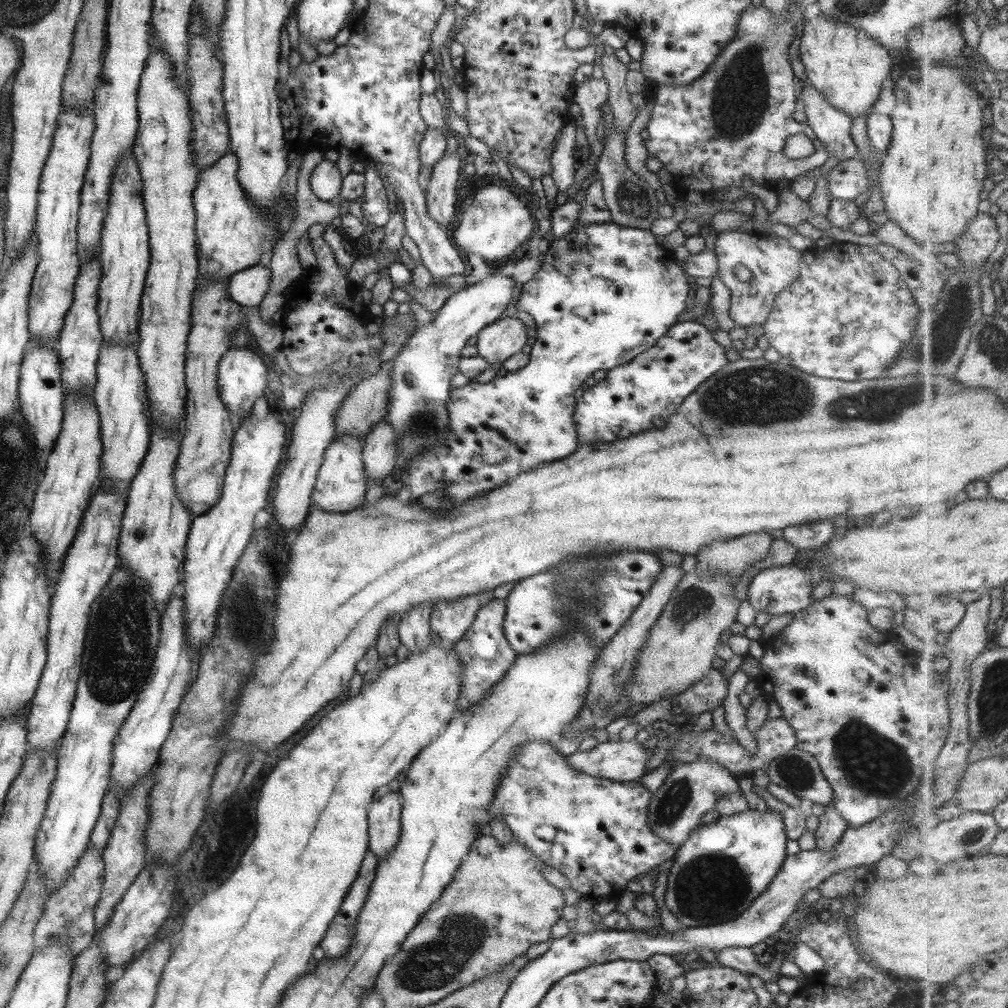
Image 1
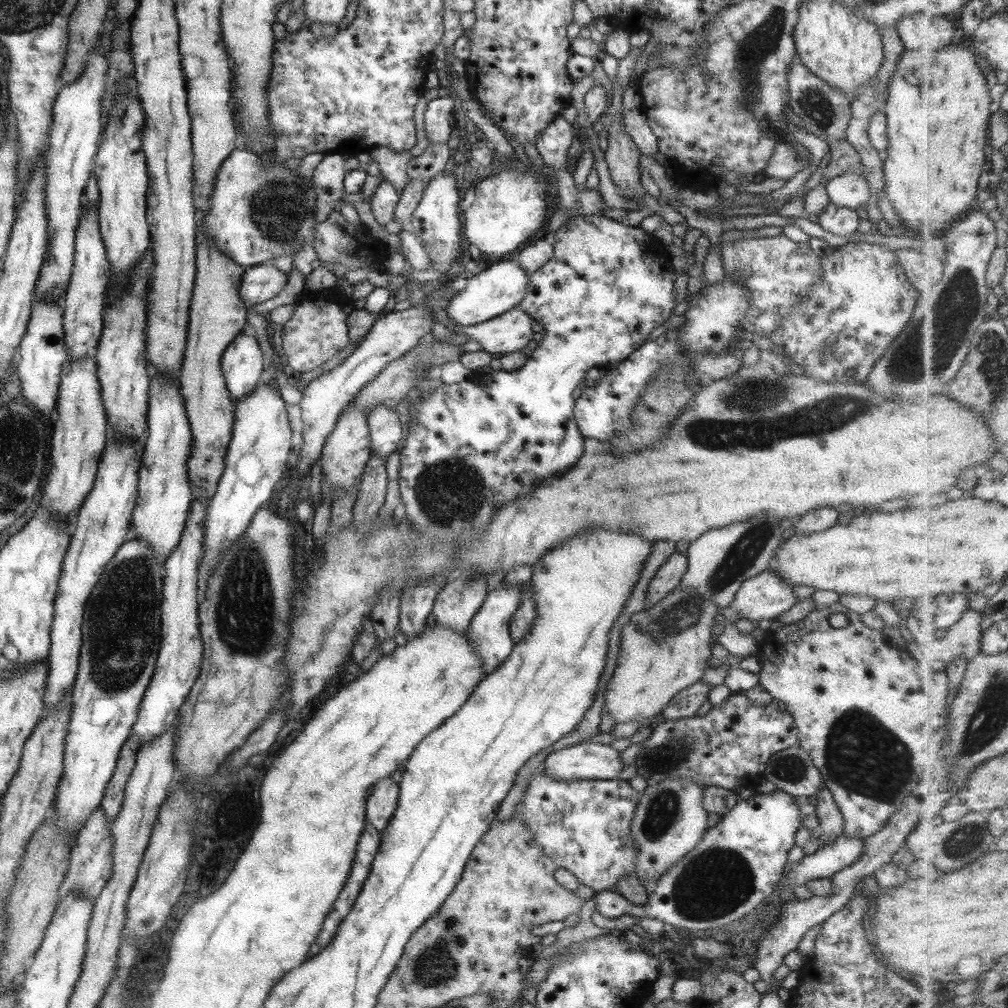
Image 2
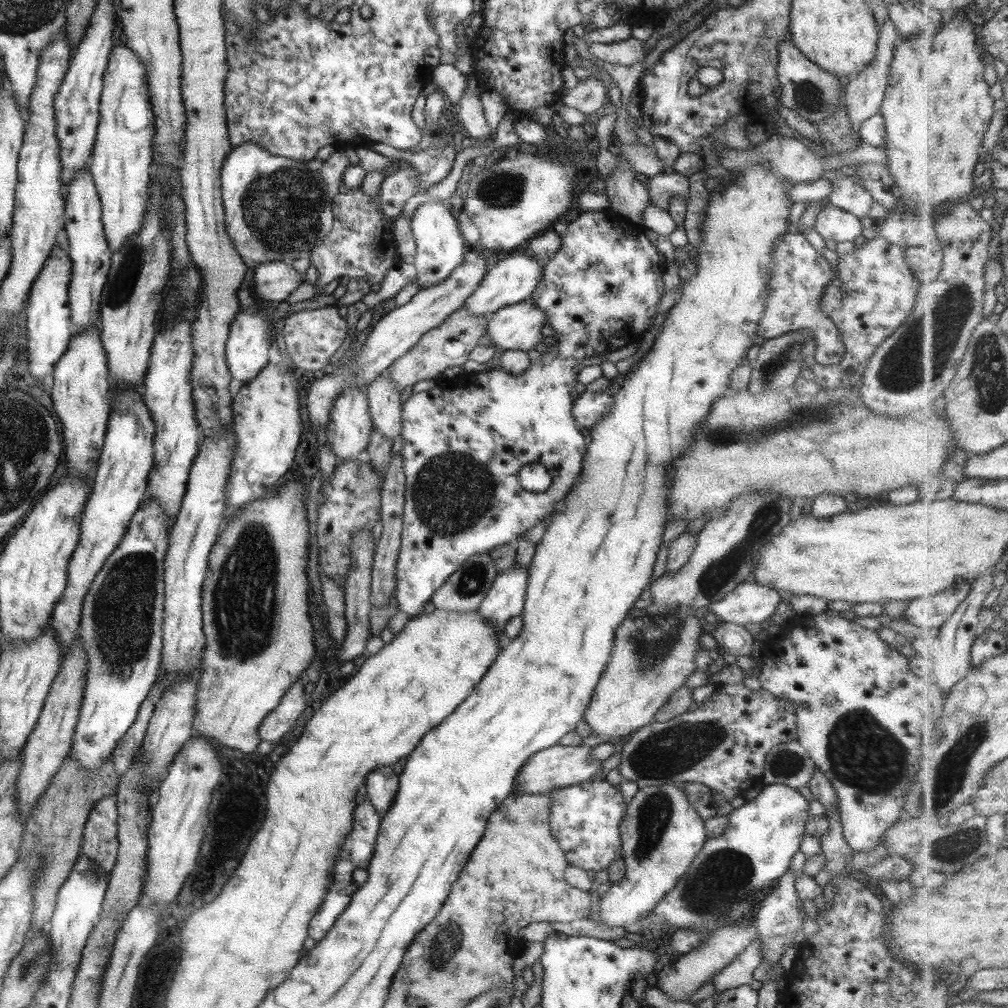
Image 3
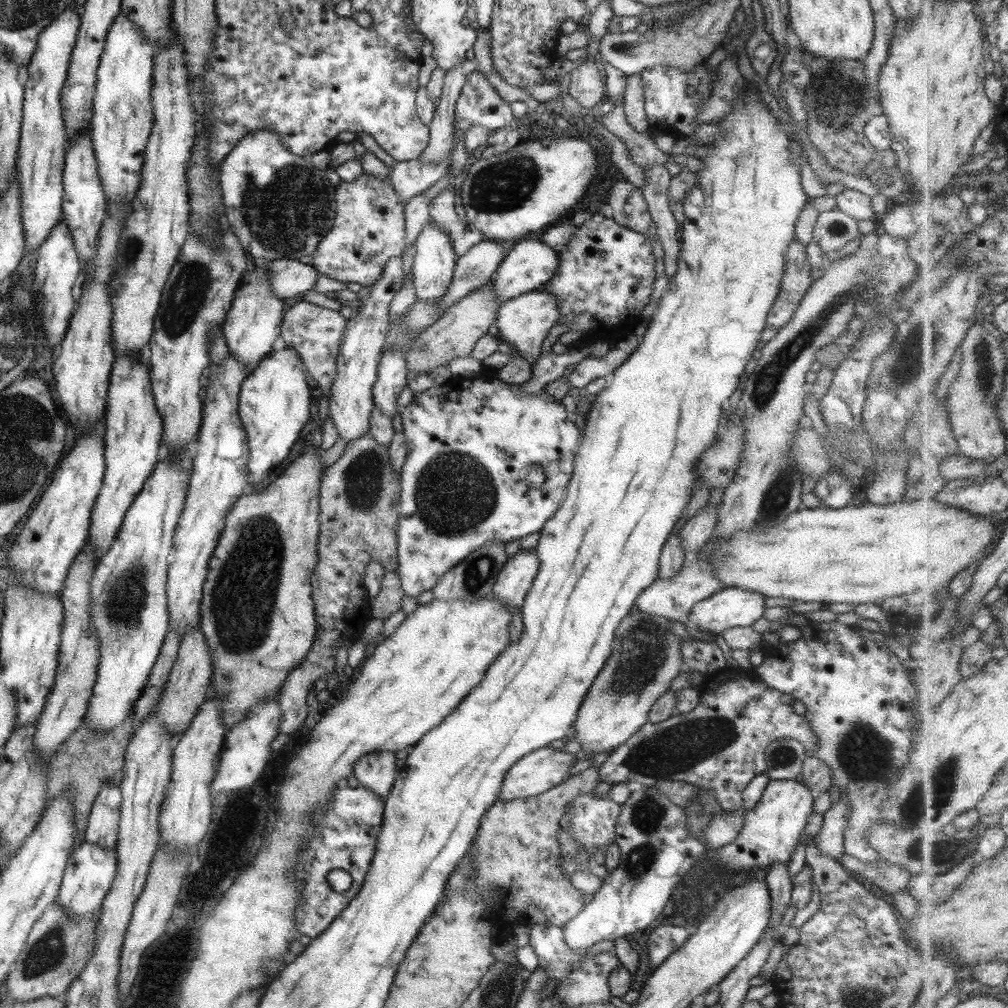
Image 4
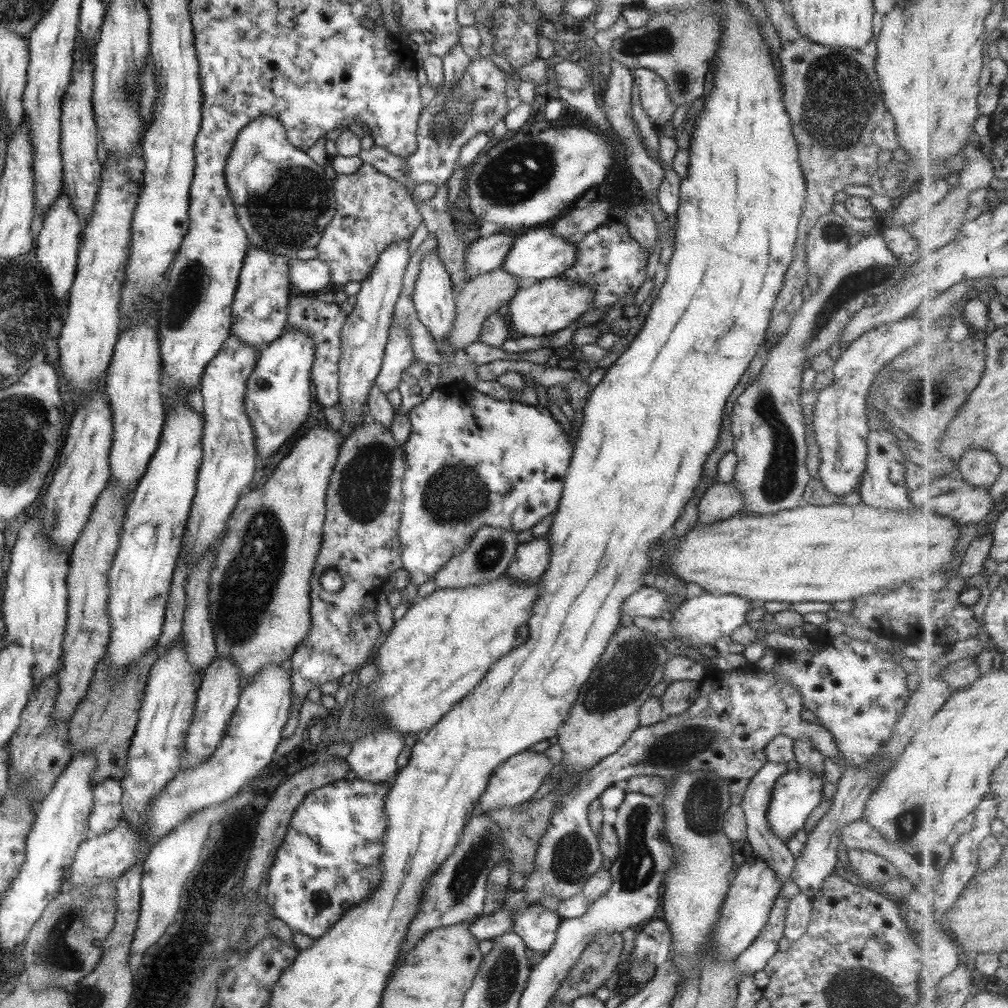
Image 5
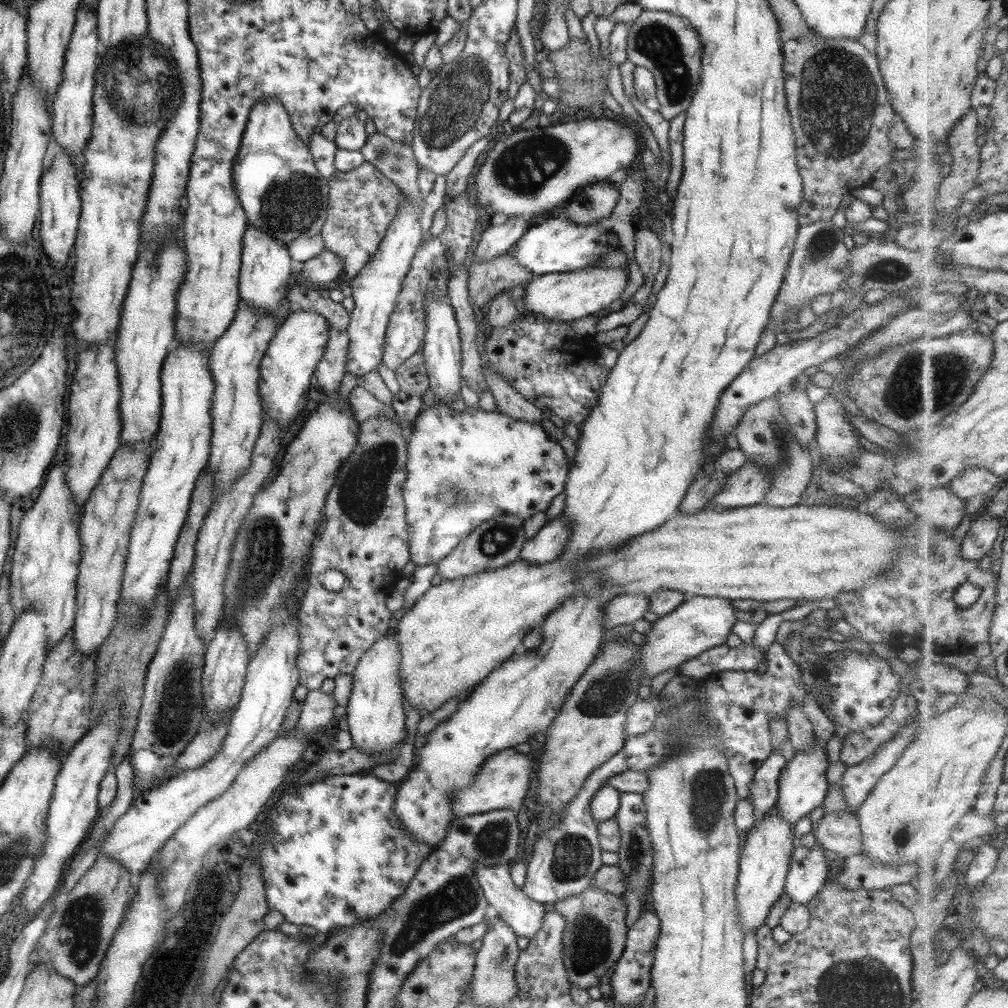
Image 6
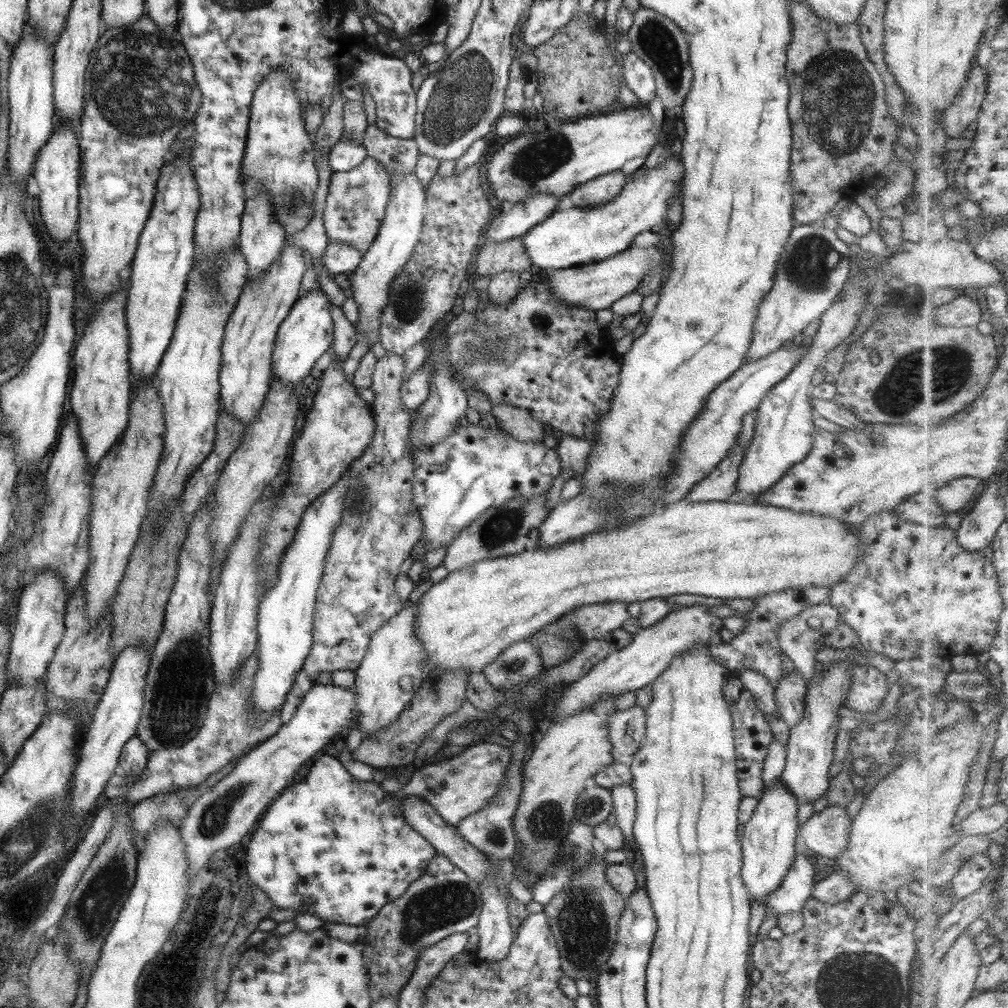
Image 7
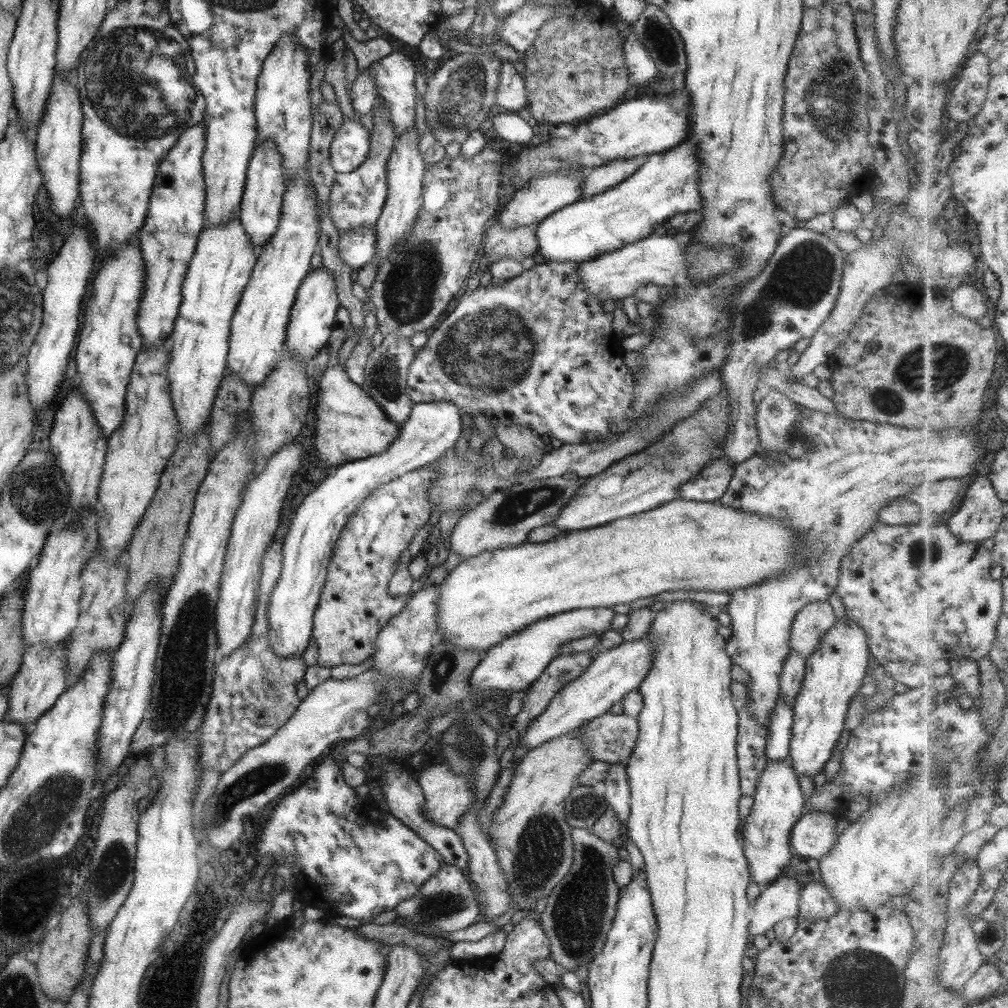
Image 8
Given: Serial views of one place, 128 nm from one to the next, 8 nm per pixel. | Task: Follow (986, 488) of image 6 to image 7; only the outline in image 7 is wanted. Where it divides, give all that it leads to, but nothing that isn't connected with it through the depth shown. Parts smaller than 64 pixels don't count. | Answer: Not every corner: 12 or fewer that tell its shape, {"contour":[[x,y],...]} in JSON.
{"contour":[[961,477],[933,491],[949,512],[969,504],[988,480]]}

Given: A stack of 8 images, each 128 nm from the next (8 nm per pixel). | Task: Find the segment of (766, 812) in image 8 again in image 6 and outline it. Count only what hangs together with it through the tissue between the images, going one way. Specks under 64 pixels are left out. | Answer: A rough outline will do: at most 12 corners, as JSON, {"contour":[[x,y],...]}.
{"contour":[[777,804],[752,824],[738,858],[744,933],[783,892],[793,825]]}

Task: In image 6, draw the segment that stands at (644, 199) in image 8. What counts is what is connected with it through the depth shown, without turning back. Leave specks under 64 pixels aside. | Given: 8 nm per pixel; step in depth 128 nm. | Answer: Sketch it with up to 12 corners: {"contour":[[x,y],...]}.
{"contour":[[537,220],[509,252],[537,277],[584,269],[619,242],[600,223]]}

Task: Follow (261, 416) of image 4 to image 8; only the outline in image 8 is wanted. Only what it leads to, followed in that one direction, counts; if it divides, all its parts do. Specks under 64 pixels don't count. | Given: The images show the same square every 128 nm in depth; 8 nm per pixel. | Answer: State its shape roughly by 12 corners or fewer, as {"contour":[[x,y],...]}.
{"contour":[[331,274],[297,287],[285,344],[307,361],[323,350],[340,305]]}

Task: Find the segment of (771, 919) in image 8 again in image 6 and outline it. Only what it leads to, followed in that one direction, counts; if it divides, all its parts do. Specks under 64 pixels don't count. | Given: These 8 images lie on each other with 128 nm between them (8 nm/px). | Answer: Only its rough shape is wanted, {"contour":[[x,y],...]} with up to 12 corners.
{"contour":[[817,842],[793,846],[783,886],[806,905],[824,885],[827,859]]}

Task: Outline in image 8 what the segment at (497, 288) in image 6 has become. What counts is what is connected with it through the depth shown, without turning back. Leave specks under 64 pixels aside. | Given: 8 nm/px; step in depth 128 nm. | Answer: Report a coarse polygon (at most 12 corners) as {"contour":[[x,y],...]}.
{"contour":[[535,226],[486,230],[489,263],[535,256]]}

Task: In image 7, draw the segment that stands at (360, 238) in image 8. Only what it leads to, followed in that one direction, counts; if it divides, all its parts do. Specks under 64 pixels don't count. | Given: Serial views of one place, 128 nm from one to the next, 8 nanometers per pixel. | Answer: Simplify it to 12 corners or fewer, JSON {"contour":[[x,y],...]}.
{"contour":[[329,242],[321,268],[351,273],[361,256],[351,244]]}

